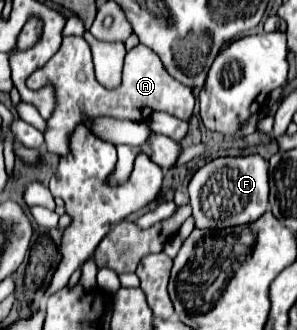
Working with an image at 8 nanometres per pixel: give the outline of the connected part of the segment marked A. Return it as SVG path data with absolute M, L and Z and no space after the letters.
M65 37L59 51L47 61L47 65L37 69L27 79L29 89L43 89L47 85L51 85L55 91L55 111L47 119L43 135L47 151L57 155L67 153L69 133L77 127L77 121L87 123L89 117L99 117L99 115L109 115L129 121L147 121L155 111L165 111L187 121L193 115L193 107L197 103L193 91L181 85L179 81L173 81L173 77L169 77L169 73L161 65L161 59L145 45L137 45L127 52L121 85L115 89L105 89L95 79L91 47L83 37Z

